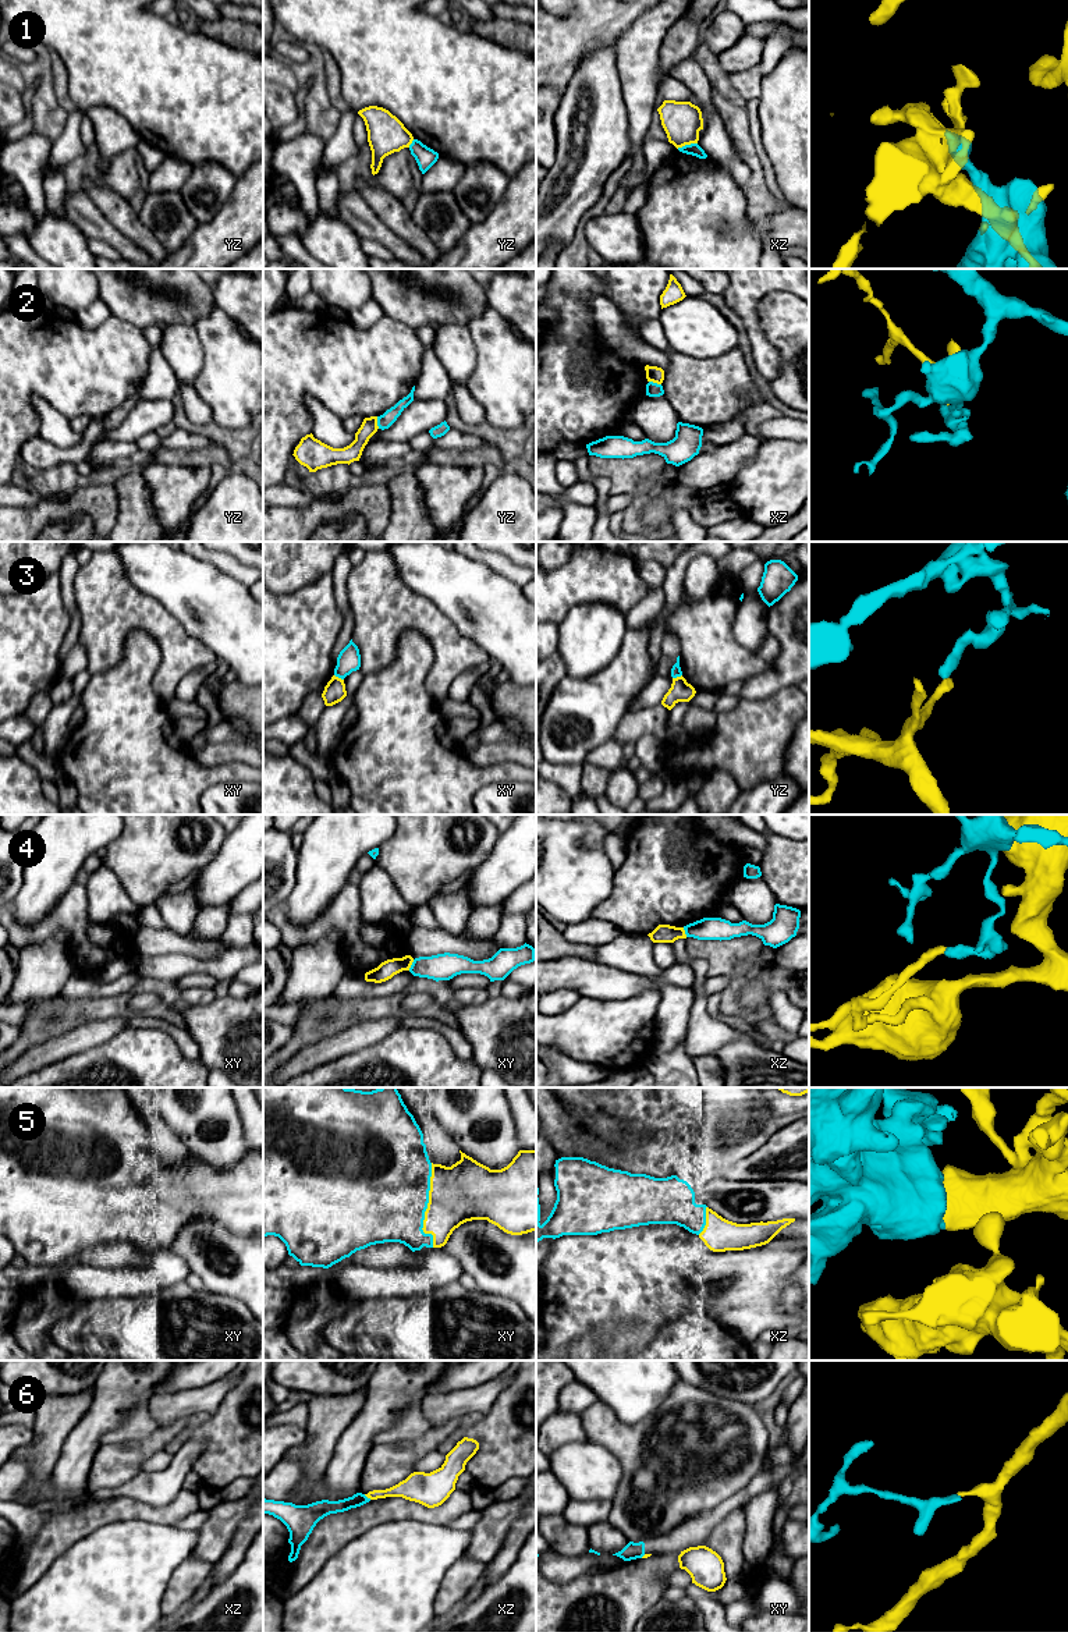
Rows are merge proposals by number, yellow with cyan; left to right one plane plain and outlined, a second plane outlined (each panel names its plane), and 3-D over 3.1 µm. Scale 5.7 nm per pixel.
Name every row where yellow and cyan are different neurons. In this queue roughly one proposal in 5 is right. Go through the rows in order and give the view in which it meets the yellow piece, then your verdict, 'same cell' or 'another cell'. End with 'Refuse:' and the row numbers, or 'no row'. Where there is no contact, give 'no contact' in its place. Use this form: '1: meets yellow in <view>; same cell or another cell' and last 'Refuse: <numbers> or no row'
1: meets yellow in xz; another cell
2: meets yellow in yz; another cell
3: meets yellow in xy; another cell
4: meets yellow in xy; another cell
5: meets yellow in xy; same cell
6: meets yellow in xz; another cell
Refuse: 1, 2, 3, 4, 6

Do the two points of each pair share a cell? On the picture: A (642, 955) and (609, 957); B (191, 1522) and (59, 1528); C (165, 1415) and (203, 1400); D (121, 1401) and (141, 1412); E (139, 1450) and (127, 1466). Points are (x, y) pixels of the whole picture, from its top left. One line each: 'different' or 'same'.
A: same
B: different
C: same
D: different
E: same

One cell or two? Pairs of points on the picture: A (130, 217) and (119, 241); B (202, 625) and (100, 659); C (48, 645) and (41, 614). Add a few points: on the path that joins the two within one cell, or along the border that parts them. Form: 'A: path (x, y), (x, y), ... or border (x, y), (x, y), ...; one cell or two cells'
A: path (124, 223), (123, 236); one cell
B: border (165, 607), (191, 635), (212, 652); two cells
C: path (41, 638), (41, 621); one cell

